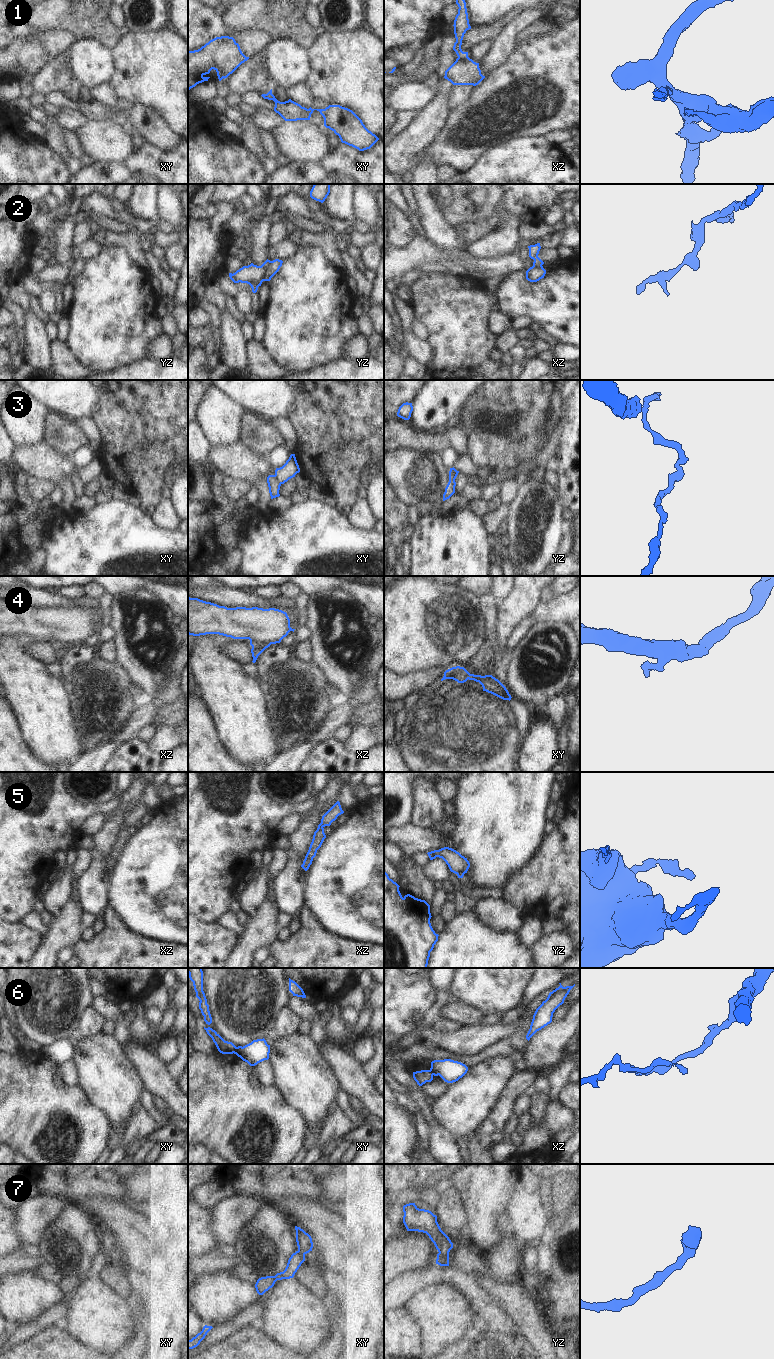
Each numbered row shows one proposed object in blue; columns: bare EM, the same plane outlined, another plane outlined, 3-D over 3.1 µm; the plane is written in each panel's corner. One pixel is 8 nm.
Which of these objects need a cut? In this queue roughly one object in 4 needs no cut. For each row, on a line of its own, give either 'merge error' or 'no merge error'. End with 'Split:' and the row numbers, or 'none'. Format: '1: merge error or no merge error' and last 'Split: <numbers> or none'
1: merge error
2: merge error
3: merge error
4: merge error
5: no merge error
6: merge error
7: no merge error
Split: 1, 2, 3, 4, 6

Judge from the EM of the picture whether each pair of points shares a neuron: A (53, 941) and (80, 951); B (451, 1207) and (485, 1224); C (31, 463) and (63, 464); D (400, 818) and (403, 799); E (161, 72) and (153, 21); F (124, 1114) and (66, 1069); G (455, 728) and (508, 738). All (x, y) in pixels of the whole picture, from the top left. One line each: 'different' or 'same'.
A: different
B: different
C: same
D: same
E: different
F: different
G: same

